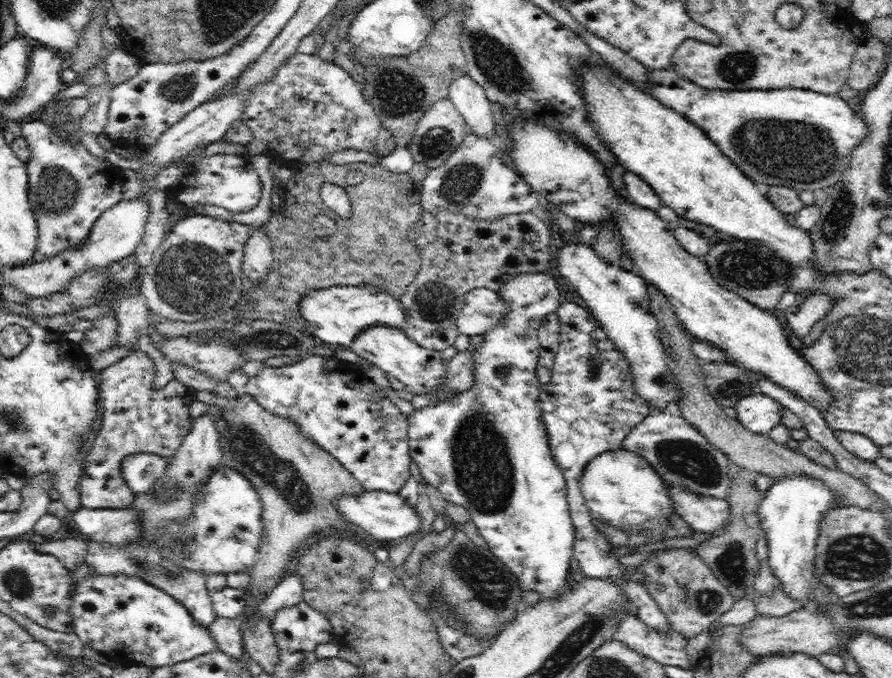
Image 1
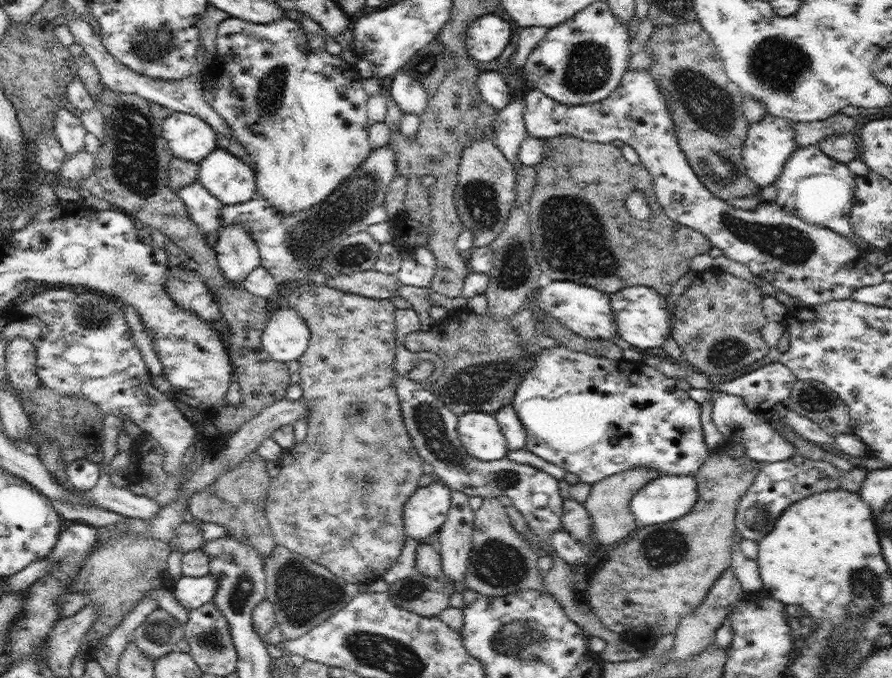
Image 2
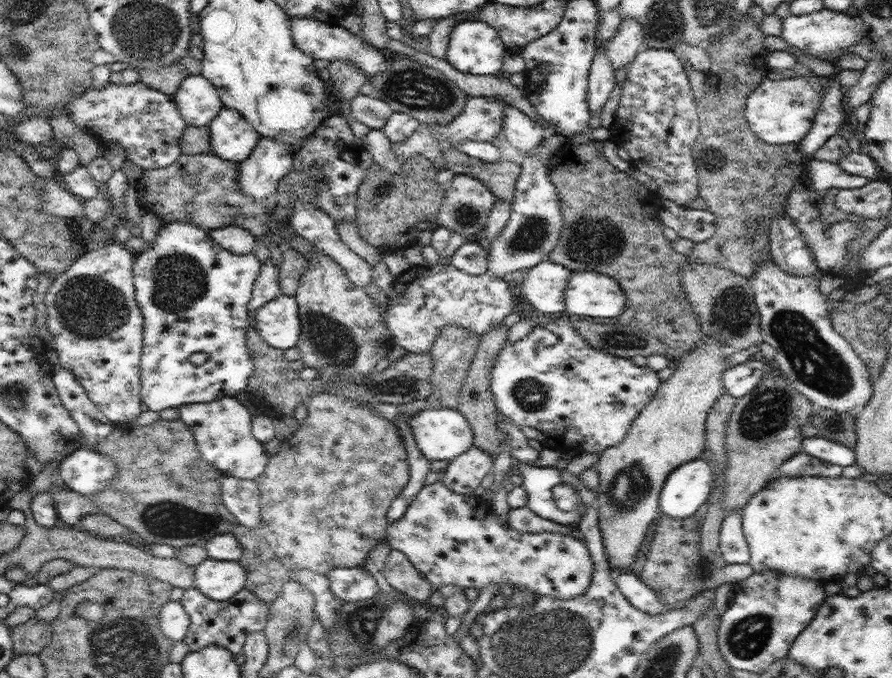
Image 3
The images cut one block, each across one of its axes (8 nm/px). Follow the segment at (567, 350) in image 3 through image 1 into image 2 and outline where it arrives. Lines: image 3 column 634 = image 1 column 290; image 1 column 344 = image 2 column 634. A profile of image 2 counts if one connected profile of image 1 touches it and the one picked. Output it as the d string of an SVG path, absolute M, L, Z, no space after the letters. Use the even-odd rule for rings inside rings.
M560 344L544 347L535 351L537 359L534 360L532 371L522 377L518 390L515 392L511 405L520 417L522 424L527 432L526 450L533 452L536 456L540 456L556 466L561 466L564 470L576 474L579 480L586 484L594 484L608 476L632 470L641 466L646 469L655 469L658 474L674 474L680 476L694 475L695 472L706 462L712 450L708 448L707 442L702 431L702 423L700 421L701 404L698 404L688 392L676 386L674 378L667 378L656 370L646 365L644 361L638 359L634 355L627 355L623 358L606 358L599 355L591 355L586 352L570 350Z

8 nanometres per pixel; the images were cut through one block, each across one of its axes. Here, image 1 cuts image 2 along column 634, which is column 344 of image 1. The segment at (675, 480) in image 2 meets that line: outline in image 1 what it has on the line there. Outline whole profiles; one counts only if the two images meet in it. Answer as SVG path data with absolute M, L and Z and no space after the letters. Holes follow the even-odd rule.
M377 490L364 491L358 496L344 493L337 496L337 504L338 513L342 513L345 520L364 529L370 536L374 536L380 545L390 543L396 538L404 538L404 536L410 538L421 525L420 515L399 493Z

